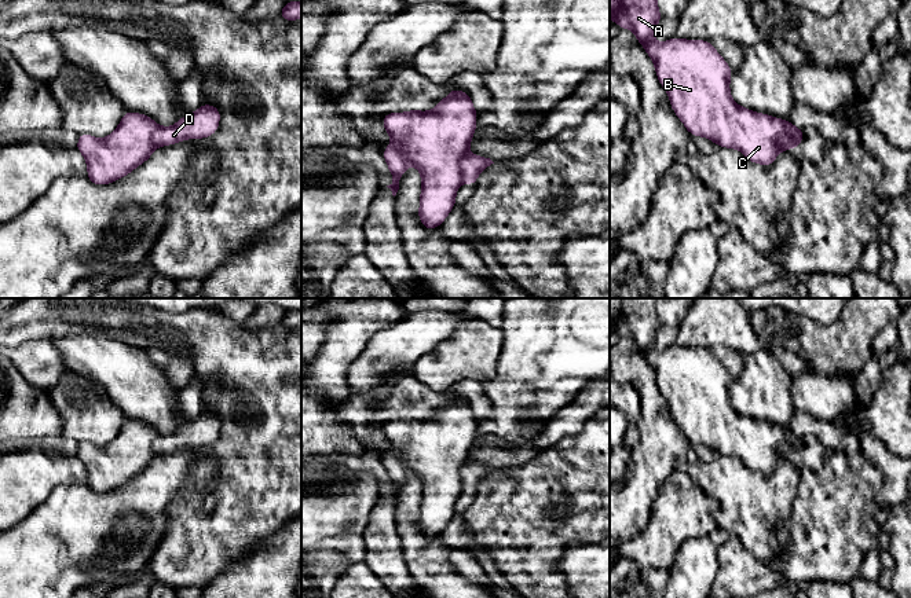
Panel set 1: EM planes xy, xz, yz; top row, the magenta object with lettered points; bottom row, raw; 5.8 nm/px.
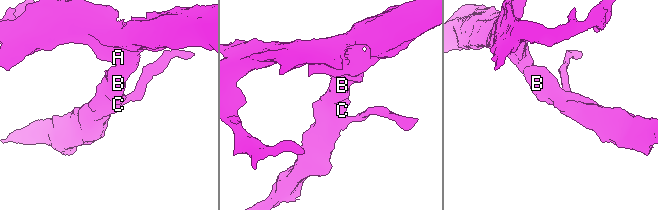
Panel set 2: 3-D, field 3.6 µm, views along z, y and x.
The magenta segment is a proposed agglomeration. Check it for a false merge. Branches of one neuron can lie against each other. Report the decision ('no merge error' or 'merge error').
merge error

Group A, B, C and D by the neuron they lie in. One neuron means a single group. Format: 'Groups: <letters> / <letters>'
Groups: A B C / D

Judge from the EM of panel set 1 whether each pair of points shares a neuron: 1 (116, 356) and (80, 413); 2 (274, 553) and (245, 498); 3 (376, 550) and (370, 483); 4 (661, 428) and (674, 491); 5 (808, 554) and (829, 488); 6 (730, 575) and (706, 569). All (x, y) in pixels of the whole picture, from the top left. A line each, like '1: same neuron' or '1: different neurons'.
1: different neurons
2: different neurons
3: different neurons
4: different neurons
5: same neuron
6: different neurons

